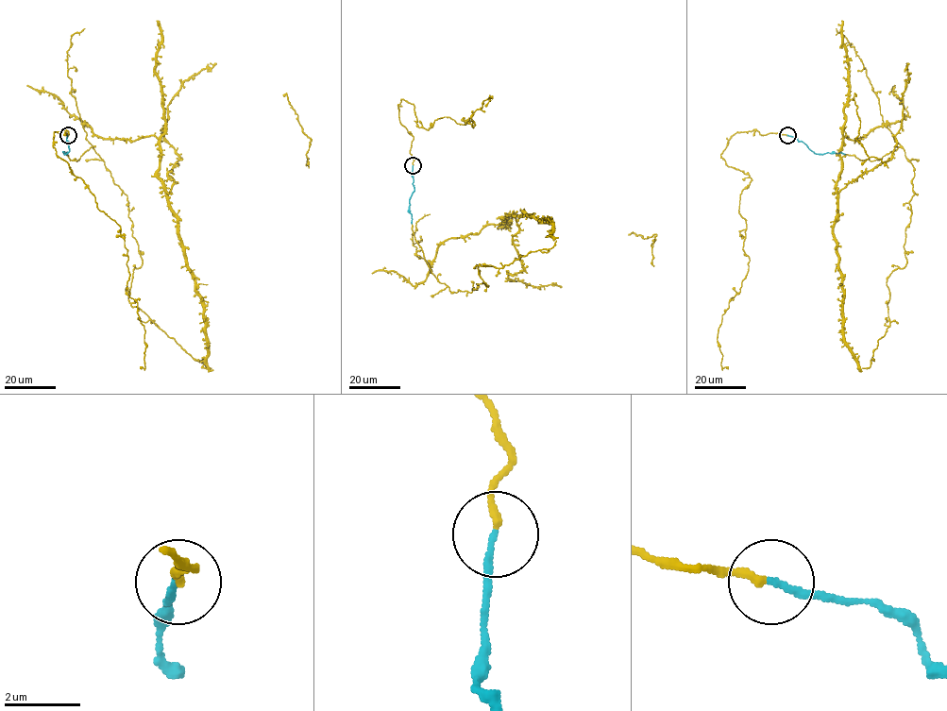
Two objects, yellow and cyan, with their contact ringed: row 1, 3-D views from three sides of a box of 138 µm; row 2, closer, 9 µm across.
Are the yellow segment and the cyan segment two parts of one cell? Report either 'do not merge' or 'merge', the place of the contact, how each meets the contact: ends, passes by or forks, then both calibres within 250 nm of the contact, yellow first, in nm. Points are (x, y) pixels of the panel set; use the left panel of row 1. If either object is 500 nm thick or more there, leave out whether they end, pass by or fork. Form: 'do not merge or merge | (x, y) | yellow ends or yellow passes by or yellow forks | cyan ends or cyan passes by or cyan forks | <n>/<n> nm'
merge | (68, 135) | yellow ends | cyan ends | 190/170 nm

